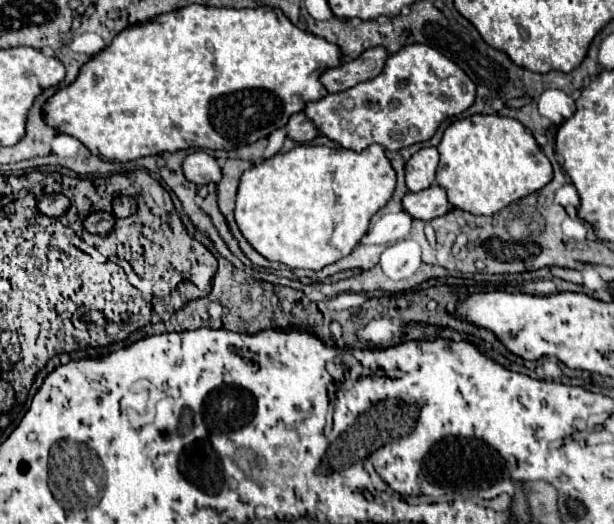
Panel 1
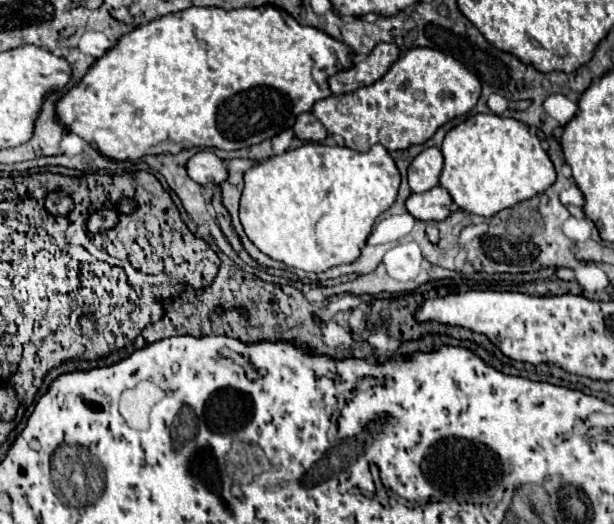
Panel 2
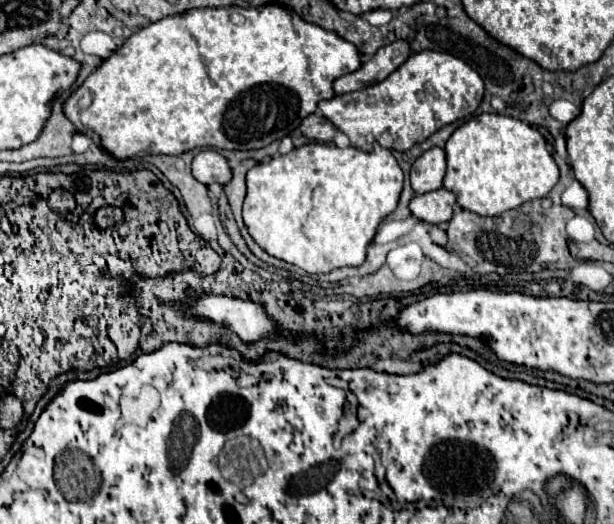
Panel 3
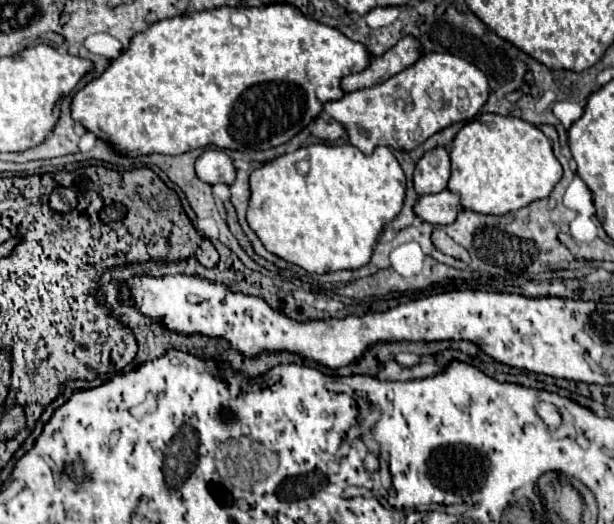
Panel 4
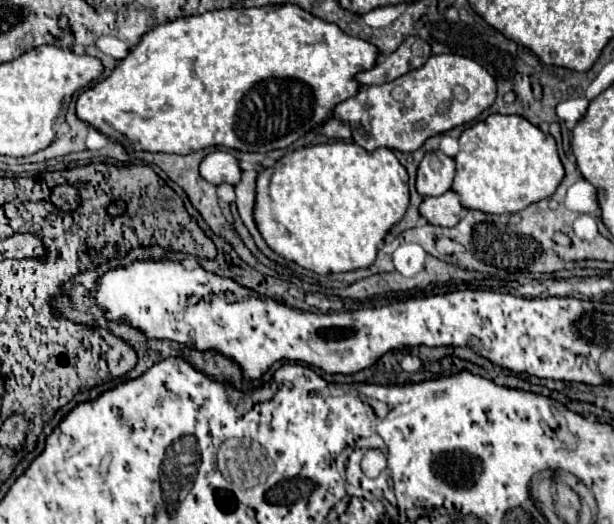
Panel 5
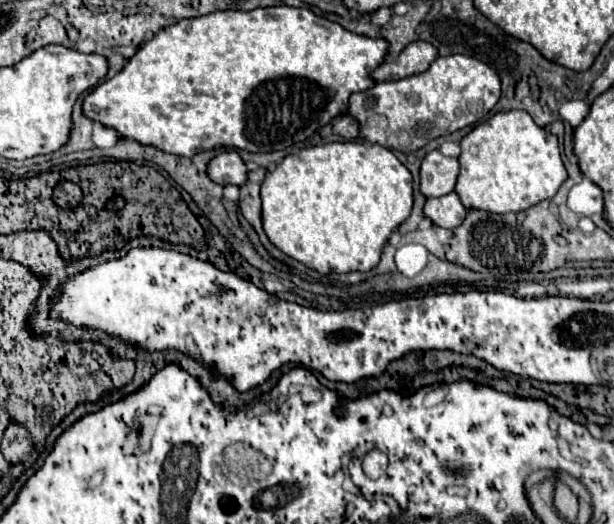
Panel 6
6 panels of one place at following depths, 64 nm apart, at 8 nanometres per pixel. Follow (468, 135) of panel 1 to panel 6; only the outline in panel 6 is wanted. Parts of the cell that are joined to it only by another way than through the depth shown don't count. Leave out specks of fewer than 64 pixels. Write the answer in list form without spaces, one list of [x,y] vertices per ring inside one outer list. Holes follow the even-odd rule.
[[[510,110],[510,112],[494,114],[486,122],[474,126],[460,140],[460,146],[462,146],[462,152],[458,156],[460,174],[456,180],[456,194],[460,196],[466,208],[496,212],[496,214],[522,212],[542,200],[550,200],[558,192],[560,184],[568,178],[566,168],[560,158],[558,138],[554,134],[548,134],[544,128],[536,126],[530,114],[524,110]]]

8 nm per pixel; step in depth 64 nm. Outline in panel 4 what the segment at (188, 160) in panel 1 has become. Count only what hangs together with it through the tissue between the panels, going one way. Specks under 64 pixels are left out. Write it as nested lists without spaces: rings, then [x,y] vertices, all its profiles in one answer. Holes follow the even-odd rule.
[[[204,150],[196,160],[196,176],[208,184],[232,184],[236,168],[222,150]]]

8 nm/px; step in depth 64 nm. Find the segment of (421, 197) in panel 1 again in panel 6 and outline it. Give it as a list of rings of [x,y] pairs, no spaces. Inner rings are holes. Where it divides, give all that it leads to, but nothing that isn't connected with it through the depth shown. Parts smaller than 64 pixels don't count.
[[[450,192],[440,198],[428,198],[424,204],[424,216],[432,220],[432,224],[442,228],[456,228],[464,216],[466,208],[462,206],[456,192]]]

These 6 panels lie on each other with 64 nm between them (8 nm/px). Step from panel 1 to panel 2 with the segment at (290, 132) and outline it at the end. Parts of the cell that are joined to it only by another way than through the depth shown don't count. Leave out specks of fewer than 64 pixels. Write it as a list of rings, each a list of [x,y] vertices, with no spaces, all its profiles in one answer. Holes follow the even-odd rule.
[[[310,112],[300,114],[296,118],[296,124],[292,126],[292,132],[294,132],[296,138],[306,140],[306,142],[322,142],[328,136],[326,128]]]

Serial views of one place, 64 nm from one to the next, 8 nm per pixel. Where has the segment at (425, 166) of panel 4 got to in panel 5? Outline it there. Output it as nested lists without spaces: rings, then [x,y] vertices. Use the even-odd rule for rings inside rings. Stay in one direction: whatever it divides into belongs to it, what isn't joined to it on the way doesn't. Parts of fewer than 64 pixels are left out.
[[[440,150],[426,152],[416,174],[416,190],[420,196],[440,196],[450,190],[454,178],[454,160]]]

